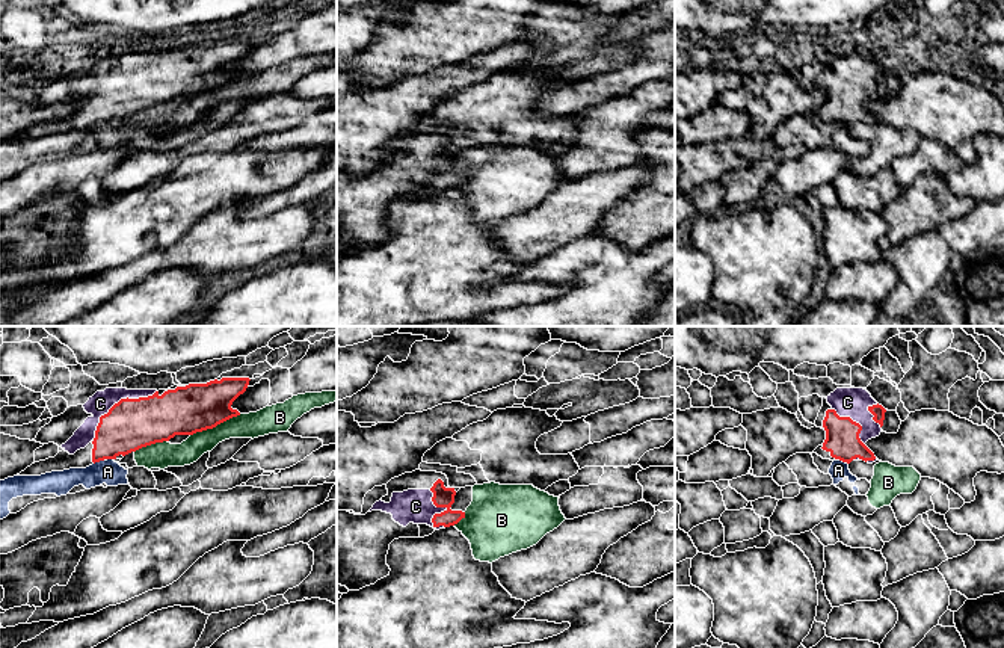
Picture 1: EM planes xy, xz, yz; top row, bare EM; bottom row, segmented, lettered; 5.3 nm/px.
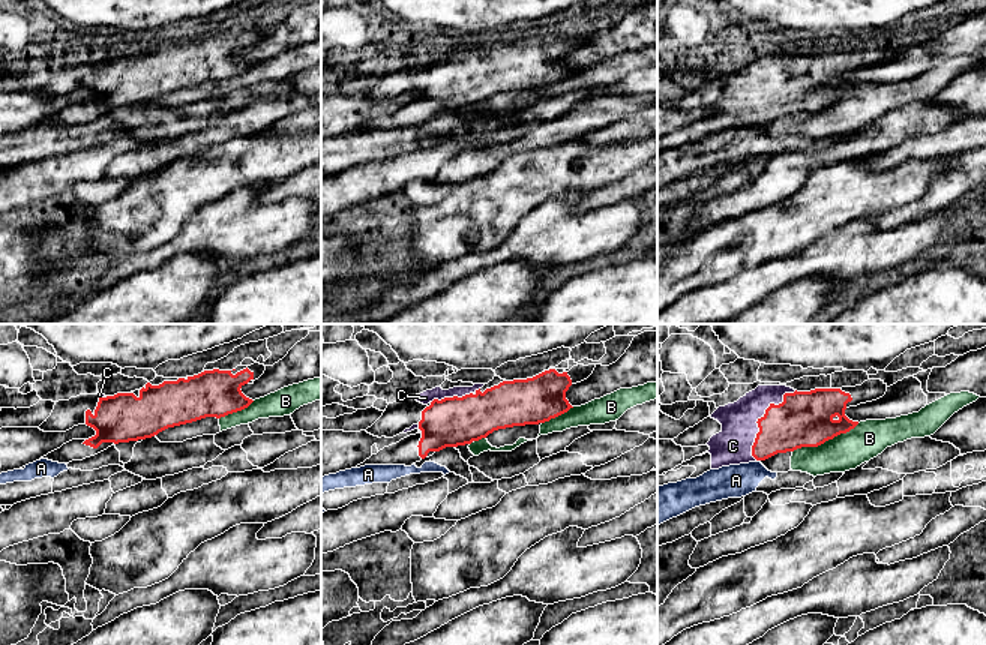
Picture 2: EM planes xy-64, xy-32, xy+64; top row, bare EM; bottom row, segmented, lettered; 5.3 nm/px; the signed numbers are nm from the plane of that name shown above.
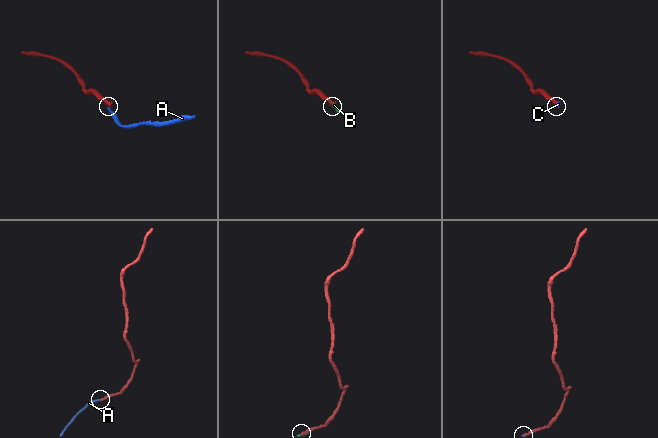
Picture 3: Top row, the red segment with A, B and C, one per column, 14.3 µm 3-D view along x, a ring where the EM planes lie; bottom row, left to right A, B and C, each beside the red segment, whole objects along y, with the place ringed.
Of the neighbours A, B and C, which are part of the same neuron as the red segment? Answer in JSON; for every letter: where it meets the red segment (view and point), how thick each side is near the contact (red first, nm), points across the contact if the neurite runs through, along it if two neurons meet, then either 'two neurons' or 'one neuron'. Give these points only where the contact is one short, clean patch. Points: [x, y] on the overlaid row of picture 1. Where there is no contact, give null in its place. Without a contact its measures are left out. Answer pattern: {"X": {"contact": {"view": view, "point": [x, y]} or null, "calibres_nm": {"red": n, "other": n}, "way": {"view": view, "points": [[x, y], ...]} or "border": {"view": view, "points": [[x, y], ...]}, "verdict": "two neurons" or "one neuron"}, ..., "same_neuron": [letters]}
{"A": {"contact": {"view": "xy", "point": [98, 461]}, "calibres_nm": {"red": 260, "other": 130}, "border": {"view": "xy", "points": [[103, 459], [94, 464]]}, "verdict": "two neurons"}, "B": {"contact": {"view": "xy", "point": [215, 426]}, "calibres_nm": {"red": 260, "other": 140}, "verdict": "two neurons"}, "C": {"contact": {"view": "xy", "point": [118, 402]}, "calibres_nm": {"red": 280, "other": 120}, "verdict": "one neuron"}, "same_neuron": ["C"]}

